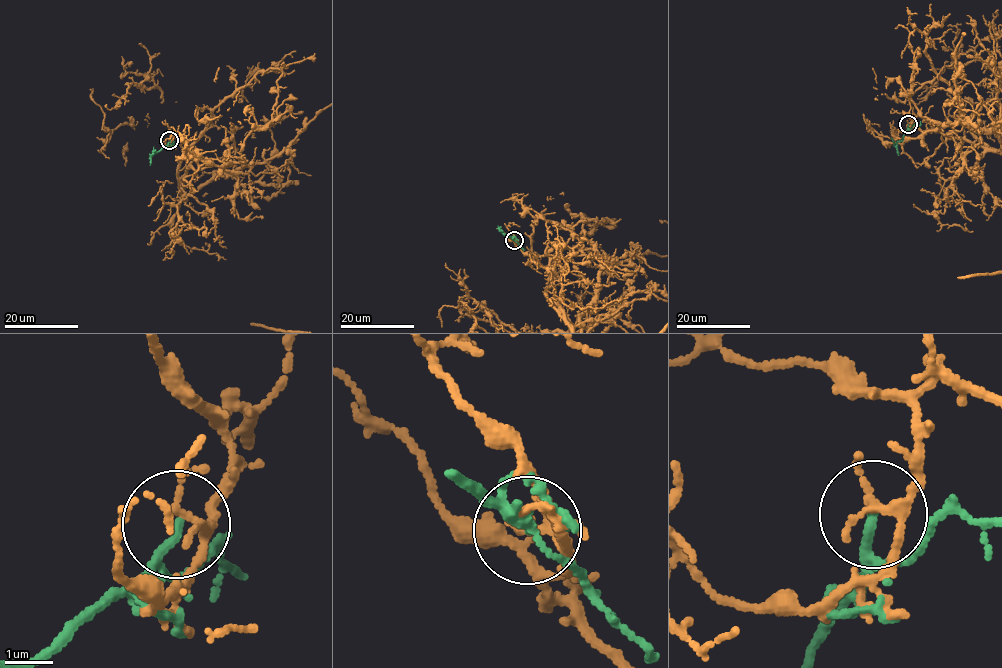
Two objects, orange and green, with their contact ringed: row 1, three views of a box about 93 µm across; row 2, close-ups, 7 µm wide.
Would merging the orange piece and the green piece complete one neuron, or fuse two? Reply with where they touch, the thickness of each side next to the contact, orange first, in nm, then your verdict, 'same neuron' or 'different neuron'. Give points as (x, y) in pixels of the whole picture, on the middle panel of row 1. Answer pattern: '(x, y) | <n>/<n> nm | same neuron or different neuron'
(514, 240) | 150/130 nm | different neuron

